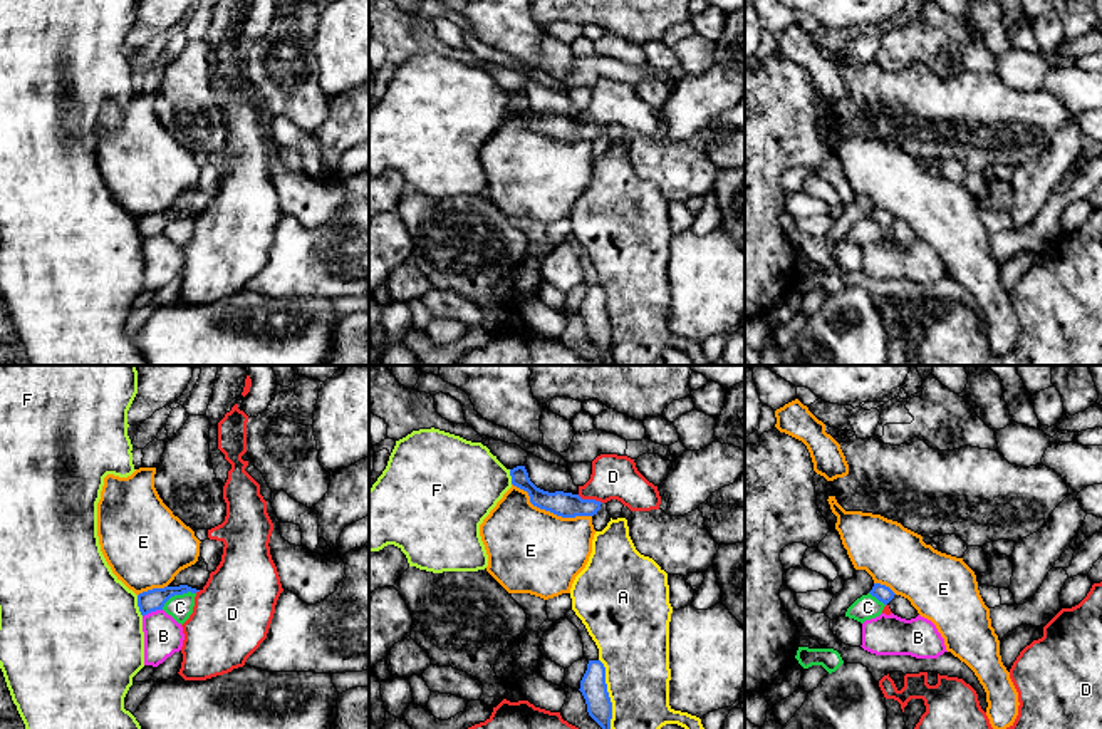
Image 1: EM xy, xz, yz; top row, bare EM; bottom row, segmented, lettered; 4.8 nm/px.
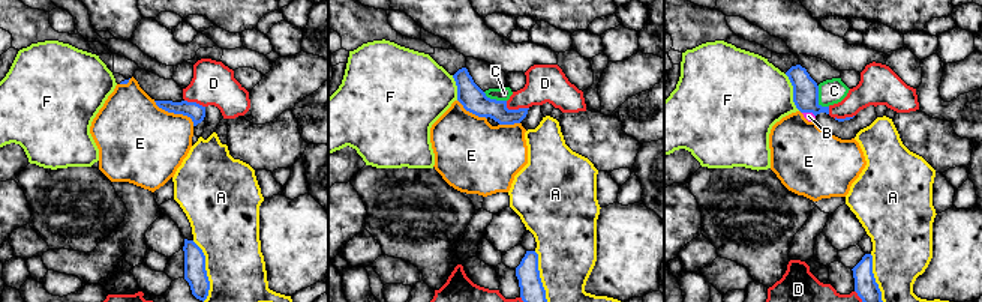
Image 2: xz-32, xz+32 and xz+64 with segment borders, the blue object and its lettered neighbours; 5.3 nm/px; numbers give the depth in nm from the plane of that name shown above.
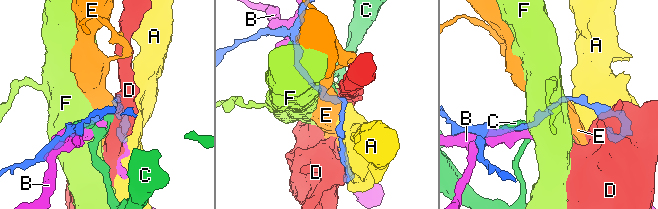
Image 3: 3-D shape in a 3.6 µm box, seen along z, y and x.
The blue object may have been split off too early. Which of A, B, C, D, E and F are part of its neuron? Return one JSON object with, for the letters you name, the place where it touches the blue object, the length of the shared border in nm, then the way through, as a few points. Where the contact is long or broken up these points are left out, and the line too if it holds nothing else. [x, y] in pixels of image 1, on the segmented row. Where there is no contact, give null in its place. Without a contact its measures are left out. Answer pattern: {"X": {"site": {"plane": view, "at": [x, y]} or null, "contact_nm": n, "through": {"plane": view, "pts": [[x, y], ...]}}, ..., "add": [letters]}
{"add": []}

